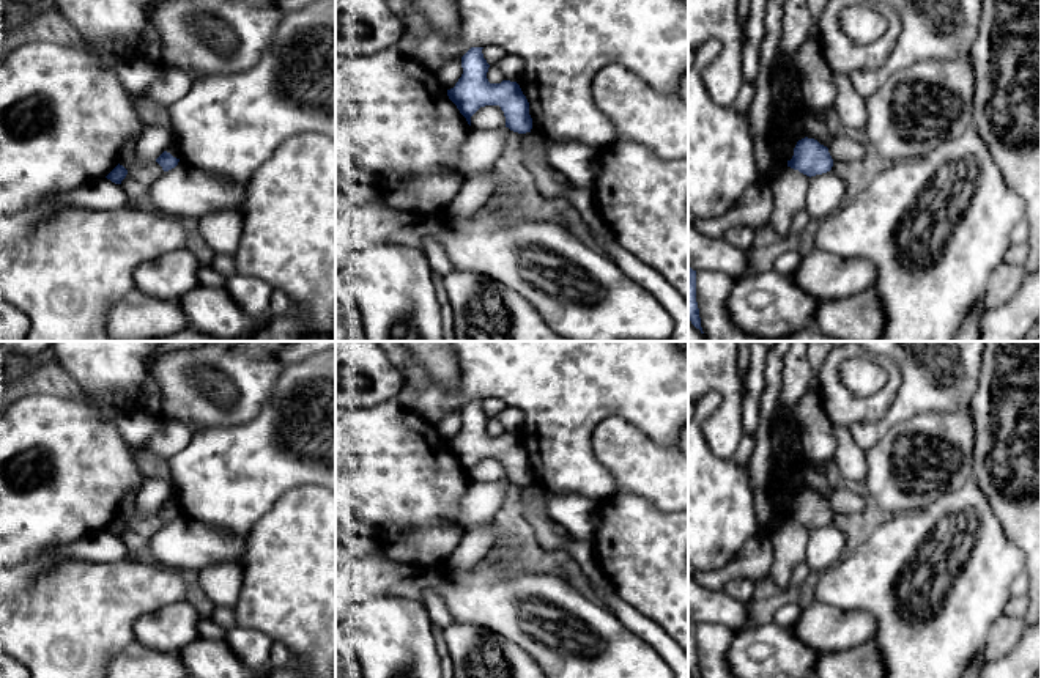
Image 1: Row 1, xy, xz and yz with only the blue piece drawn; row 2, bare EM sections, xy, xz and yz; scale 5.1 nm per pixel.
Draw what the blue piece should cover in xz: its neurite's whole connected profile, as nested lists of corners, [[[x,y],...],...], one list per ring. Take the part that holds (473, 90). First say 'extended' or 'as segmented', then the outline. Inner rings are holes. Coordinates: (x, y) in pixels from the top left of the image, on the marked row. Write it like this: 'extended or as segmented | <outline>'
as segmented | [[[471,47],[461,57],[463,74],[454,88],[447,90],[449,99],[471,126],[471,116],[485,105],[499,105],[506,116],[506,127],[526,134],[532,129],[529,102],[517,82],[502,80],[490,83],[490,64],[483,58],[483,47]]]

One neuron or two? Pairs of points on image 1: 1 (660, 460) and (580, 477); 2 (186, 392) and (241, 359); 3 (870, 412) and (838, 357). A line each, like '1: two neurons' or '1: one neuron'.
1: two neurons
2: one neuron
3: one neuron

